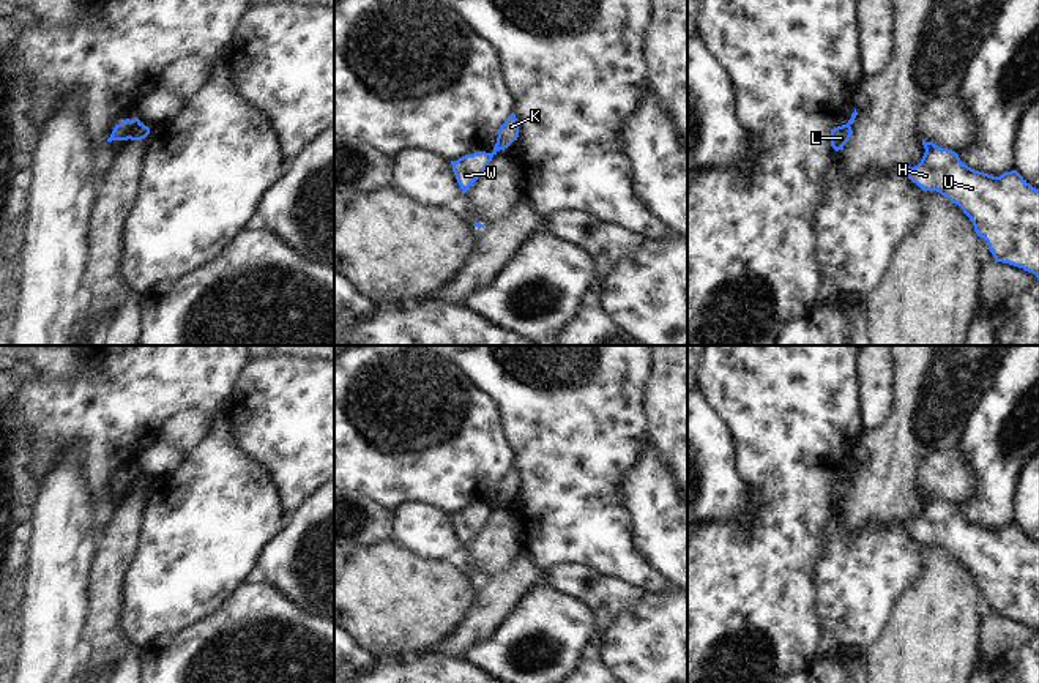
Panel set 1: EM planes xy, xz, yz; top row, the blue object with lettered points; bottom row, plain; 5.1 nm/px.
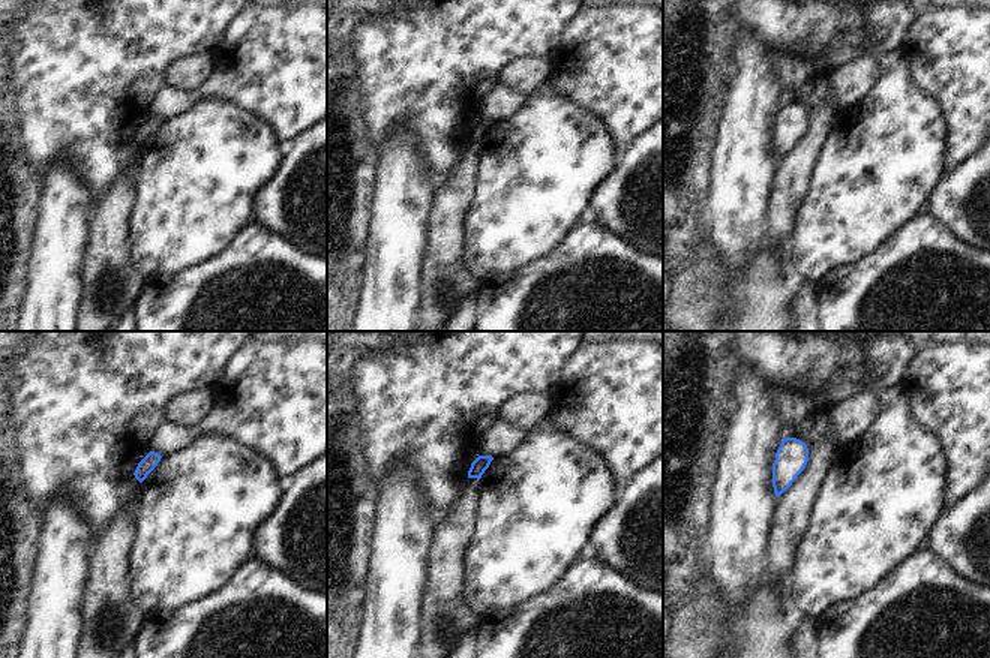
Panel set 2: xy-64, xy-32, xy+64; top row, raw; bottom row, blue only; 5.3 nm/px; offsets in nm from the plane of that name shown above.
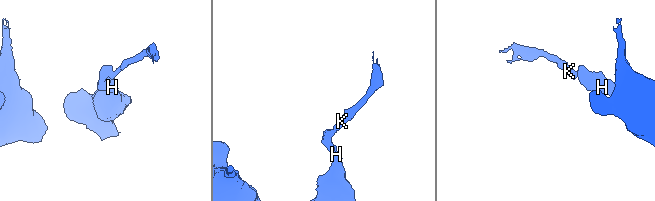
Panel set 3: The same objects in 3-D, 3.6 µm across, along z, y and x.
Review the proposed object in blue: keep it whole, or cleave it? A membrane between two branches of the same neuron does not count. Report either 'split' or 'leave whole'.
split

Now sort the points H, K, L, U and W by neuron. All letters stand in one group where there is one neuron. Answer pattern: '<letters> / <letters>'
H U W / K L

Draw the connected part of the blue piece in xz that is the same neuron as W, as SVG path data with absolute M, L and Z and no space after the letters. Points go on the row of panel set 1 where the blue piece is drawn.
M478 151L473 155L465 155L457 161L451 161L452 172L462 189L462 197L468 191L468 188L473 186L478 177L487 169L492 158L492 153Z

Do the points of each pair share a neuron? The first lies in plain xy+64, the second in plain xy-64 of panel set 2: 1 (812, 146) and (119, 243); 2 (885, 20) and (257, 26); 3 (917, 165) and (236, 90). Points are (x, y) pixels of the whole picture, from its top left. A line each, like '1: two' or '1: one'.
1: one
2: two
3: two

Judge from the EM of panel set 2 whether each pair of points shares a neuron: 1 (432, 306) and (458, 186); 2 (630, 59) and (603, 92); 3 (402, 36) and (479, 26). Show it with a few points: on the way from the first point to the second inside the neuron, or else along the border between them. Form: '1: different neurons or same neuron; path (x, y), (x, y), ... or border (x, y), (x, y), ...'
1: same neuron; path (444, 276), (447, 216)
2: same neuron; path (629, 66), (611, 84)
3: same neuron; path (422, 36), (447, 36), (459, 26)

